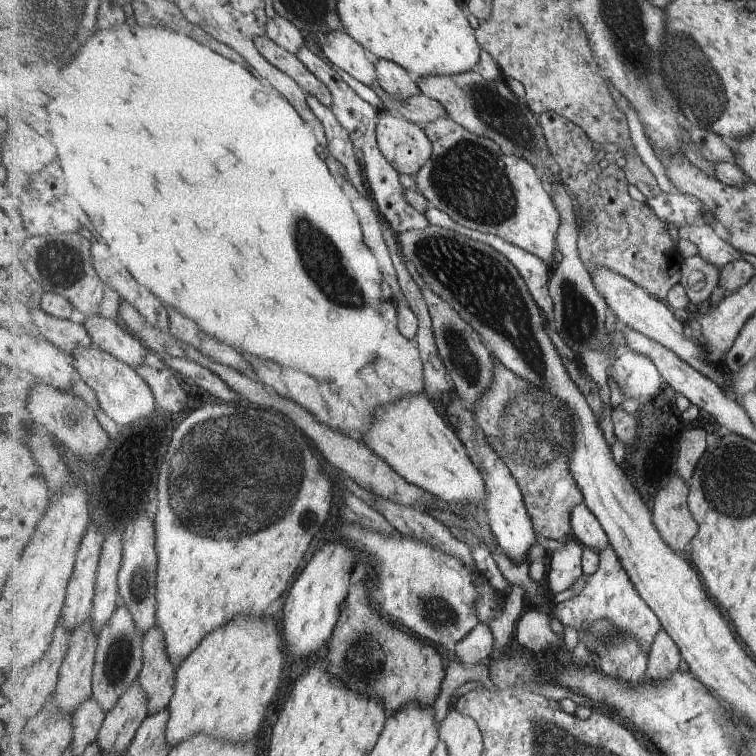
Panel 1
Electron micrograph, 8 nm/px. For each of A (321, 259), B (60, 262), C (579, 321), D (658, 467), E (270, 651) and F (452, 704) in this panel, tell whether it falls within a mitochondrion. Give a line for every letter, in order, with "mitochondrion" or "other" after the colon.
A: mitochondrion
B: mitochondrion
C: mitochondrion
D: other
E: other
F: other

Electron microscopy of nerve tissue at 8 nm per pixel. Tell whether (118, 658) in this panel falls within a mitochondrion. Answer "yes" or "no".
yes

